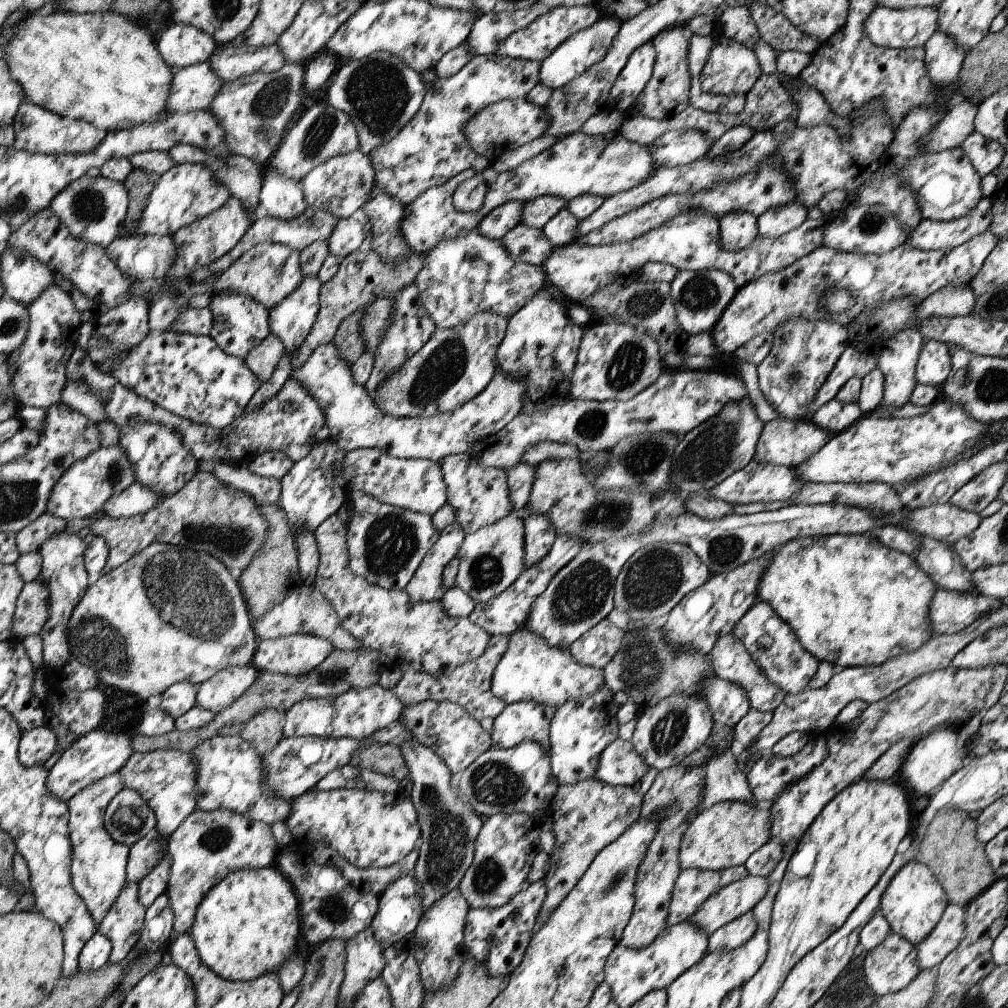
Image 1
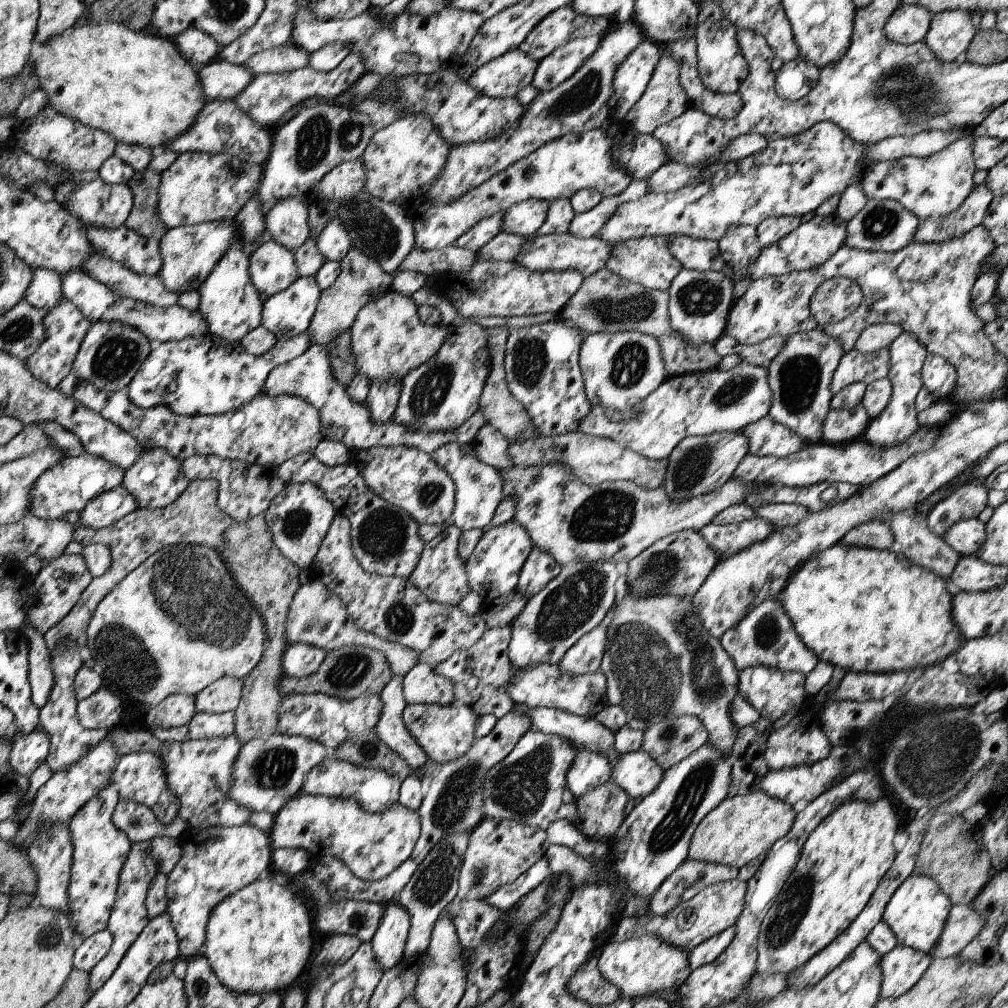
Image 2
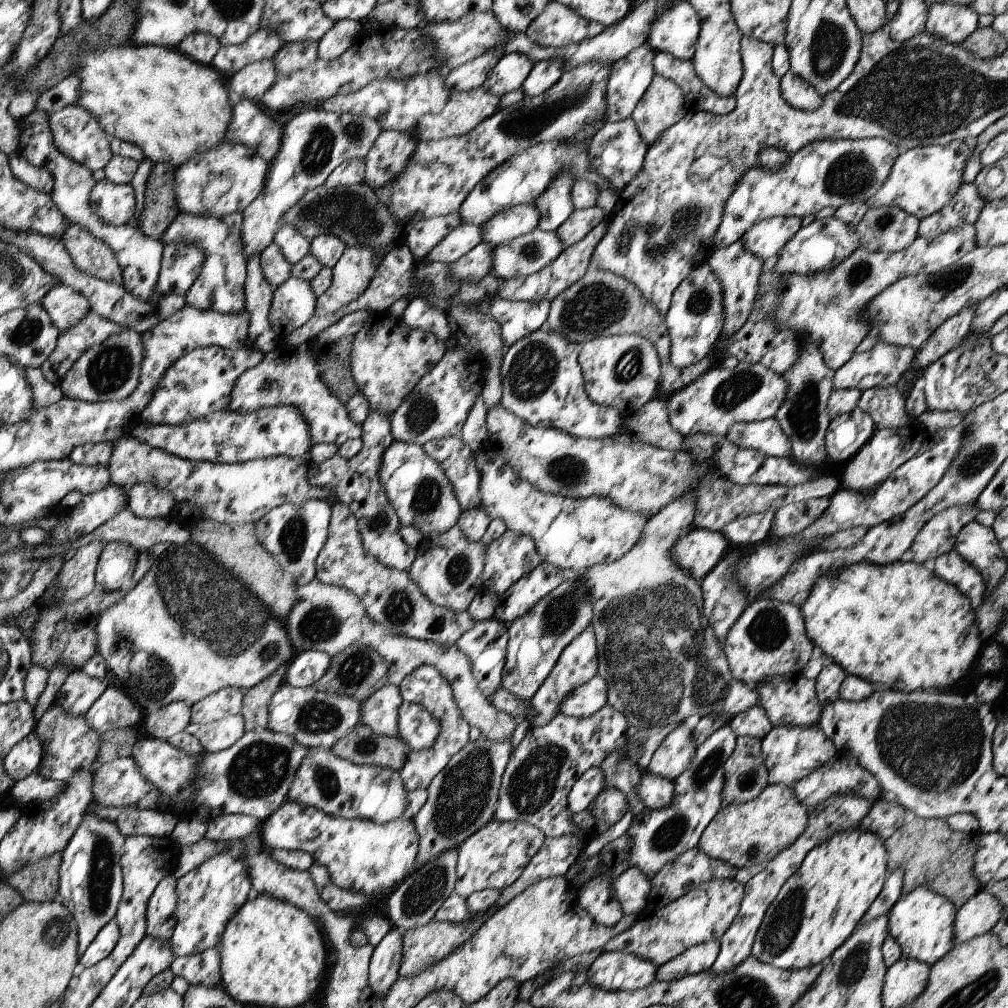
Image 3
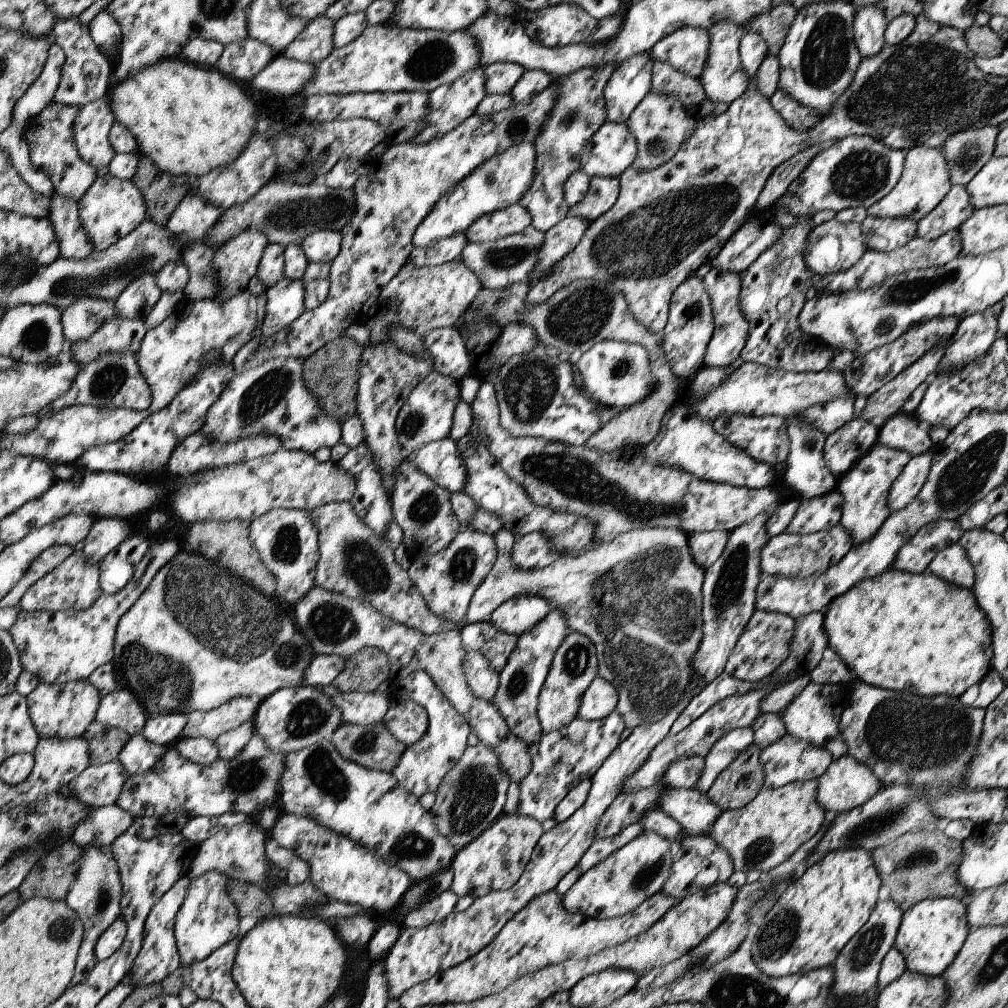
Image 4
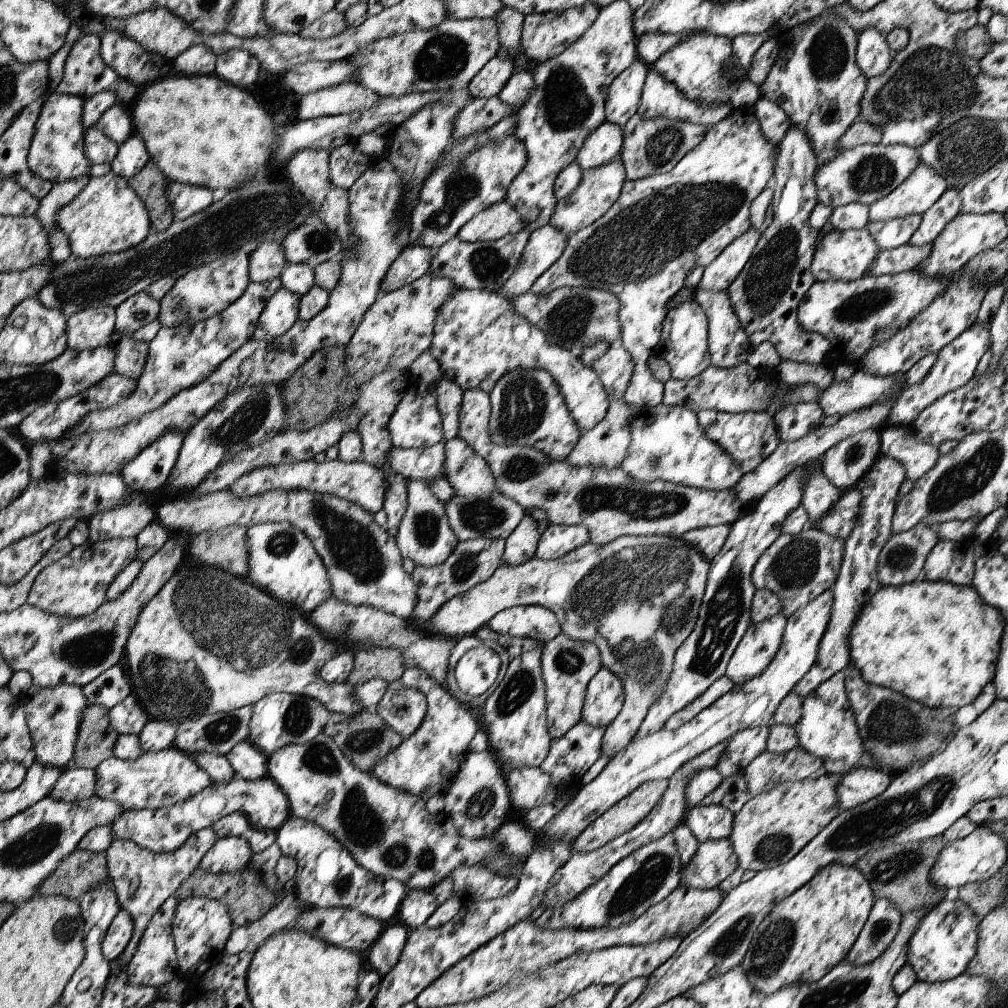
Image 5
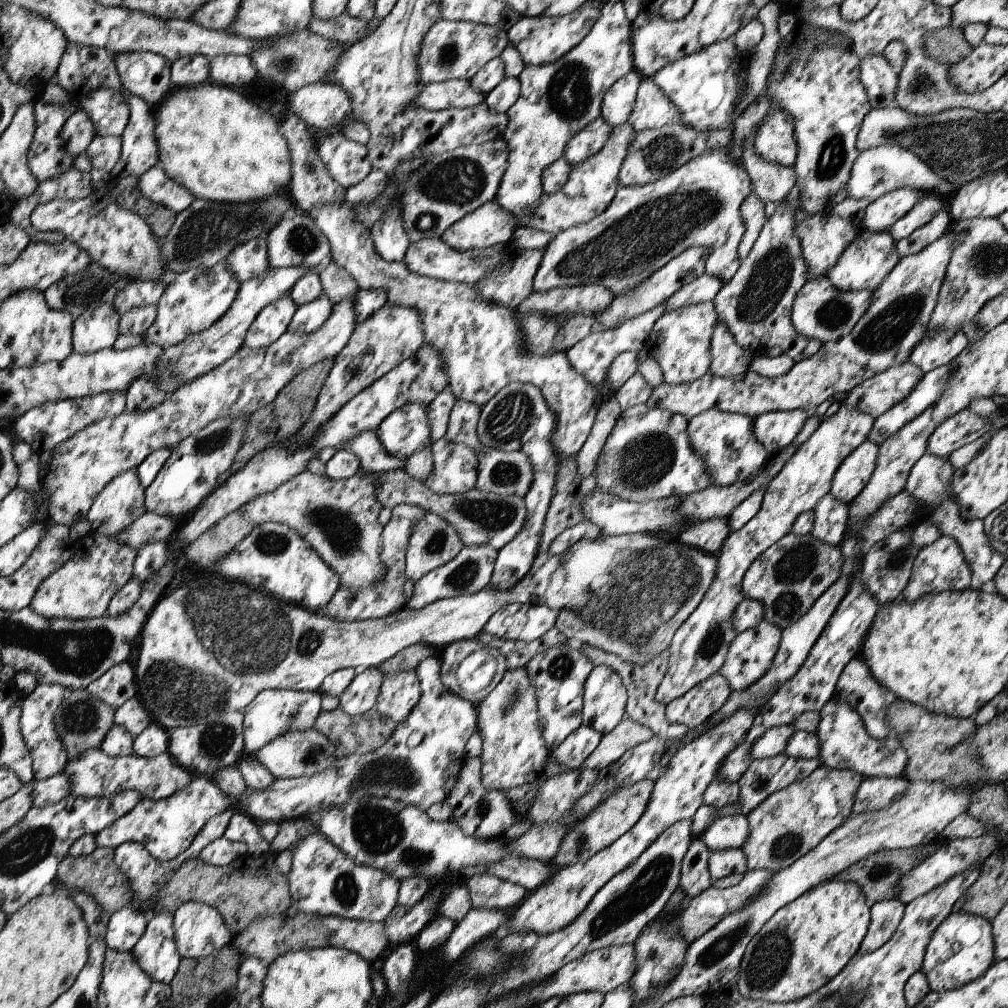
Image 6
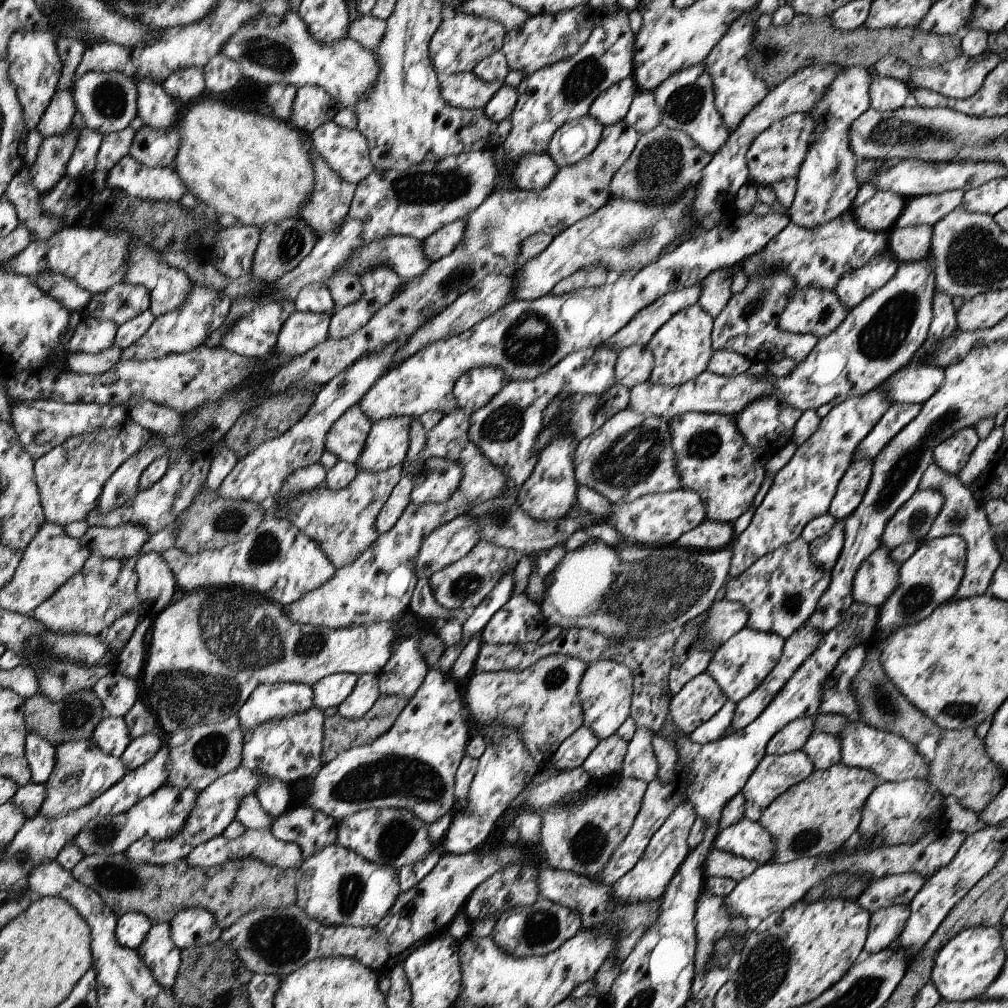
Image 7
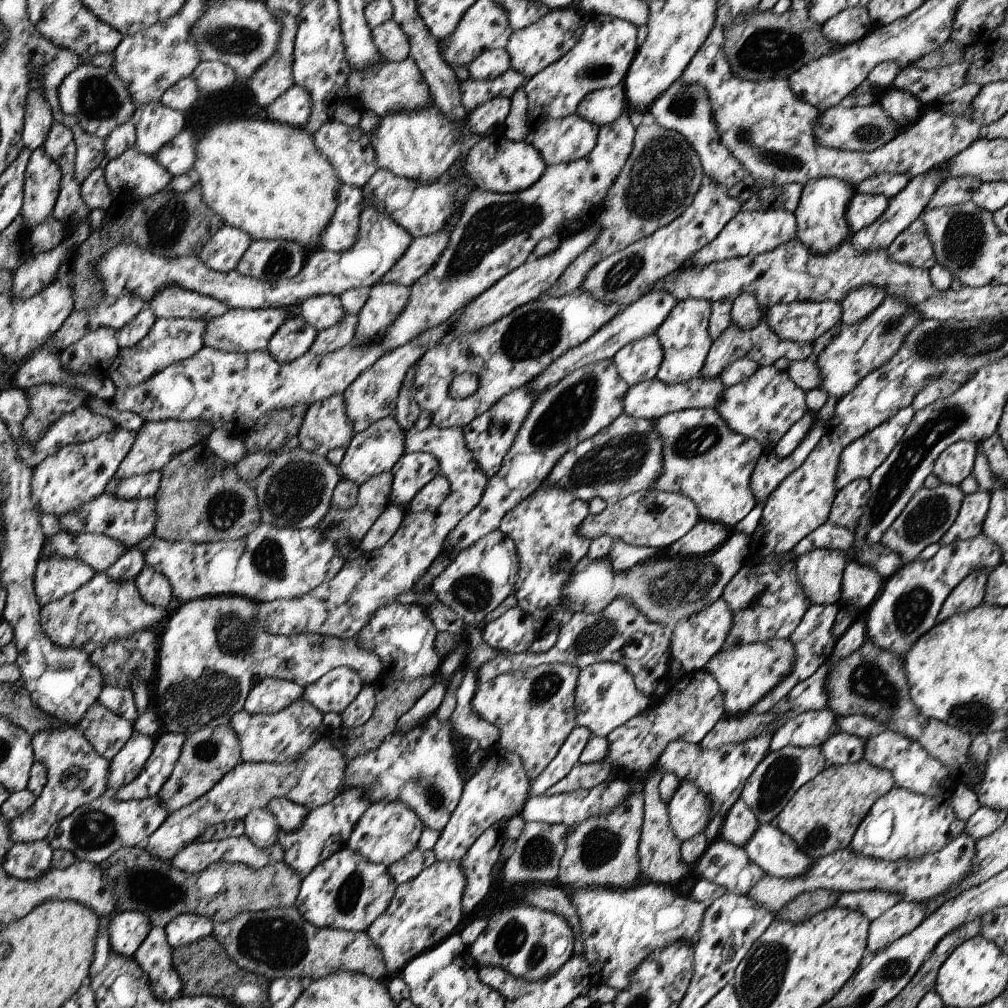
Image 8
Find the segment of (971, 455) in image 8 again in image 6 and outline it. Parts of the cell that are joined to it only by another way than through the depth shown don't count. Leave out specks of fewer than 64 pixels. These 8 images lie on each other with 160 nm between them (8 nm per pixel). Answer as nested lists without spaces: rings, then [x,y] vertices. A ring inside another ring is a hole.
[[[969,408],[961,410],[936,427],[927,440],[927,451],[949,460],[955,450],[976,442],[992,427],[991,421],[974,414]]]

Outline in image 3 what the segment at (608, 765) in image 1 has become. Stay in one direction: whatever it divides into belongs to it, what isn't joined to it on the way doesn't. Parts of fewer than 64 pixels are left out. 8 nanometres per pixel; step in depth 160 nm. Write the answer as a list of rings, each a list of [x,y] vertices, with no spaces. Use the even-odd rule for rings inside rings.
[[[650,770],[642,771],[638,792],[643,803],[650,809],[663,809],[672,804],[675,786],[671,780],[658,777]]]

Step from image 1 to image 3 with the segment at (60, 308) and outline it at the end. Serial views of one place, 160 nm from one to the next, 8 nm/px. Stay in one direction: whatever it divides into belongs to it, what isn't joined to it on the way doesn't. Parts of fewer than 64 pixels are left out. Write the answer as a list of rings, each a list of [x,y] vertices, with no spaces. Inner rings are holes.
[[[93,310],[88,312],[76,326],[70,326],[68,330],[59,330],[60,338],[56,342],[56,350],[52,352],[48,362],[40,366],[44,378],[56,386],[61,386],[63,378],[88,349],[102,344],[108,336],[120,334],[124,330],[130,329],[102,318]]]

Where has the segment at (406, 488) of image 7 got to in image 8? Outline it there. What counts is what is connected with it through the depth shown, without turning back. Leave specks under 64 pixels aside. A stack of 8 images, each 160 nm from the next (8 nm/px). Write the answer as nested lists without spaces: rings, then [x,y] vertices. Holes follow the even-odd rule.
[[[389,504],[375,524],[371,526],[371,529],[368,530],[362,542],[361,550],[370,552],[382,548],[396,534],[404,515],[402,507]]]

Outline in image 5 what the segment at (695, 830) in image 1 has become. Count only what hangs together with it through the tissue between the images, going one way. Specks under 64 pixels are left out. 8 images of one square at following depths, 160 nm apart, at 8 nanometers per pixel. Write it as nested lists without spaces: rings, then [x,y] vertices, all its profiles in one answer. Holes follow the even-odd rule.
[[[822,766],[801,781],[785,782],[751,798],[734,815],[728,840],[738,857],[738,866],[760,872],[792,860],[842,811],[837,797],[841,774],[828,774]]]

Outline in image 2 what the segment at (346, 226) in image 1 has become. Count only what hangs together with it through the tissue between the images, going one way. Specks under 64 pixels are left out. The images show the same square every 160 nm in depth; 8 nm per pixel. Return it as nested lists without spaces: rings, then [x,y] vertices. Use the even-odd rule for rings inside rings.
[[[338,219],[331,221],[316,238],[319,251],[327,261],[341,261],[352,248],[347,228]]]

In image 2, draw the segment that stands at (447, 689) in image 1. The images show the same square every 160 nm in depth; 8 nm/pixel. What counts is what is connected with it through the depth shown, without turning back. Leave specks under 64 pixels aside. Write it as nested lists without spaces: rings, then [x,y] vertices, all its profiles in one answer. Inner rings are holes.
[[[510,626],[489,628],[469,649],[456,651],[434,668],[455,682],[455,702],[469,706],[478,717],[494,714],[499,719],[515,706],[507,691],[514,672],[508,656],[510,639]]]

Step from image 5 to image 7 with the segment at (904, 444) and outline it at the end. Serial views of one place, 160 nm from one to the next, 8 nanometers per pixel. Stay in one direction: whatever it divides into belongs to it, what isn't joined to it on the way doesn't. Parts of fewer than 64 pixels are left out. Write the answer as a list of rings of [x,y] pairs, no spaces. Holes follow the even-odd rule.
[[[935,462],[926,469],[918,489],[940,491],[945,498],[944,506],[933,522],[927,538],[932,540],[957,534],[964,538],[967,544],[965,573],[954,599],[962,600],[984,595],[990,586],[994,571],[1003,561],[1001,554],[997,552],[997,544],[987,519],[985,507],[977,504],[971,490],[964,486],[956,475],[944,472]]]

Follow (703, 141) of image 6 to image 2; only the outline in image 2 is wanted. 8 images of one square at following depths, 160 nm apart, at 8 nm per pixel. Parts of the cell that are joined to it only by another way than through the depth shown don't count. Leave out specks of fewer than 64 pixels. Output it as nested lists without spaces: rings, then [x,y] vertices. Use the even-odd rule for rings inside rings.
[[[663,46],[662,54],[644,94],[636,102],[634,108],[628,111],[624,124],[638,133],[653,134],[654,130],[675,118],[678,118],[690,106],[690,100],[679,81],[680,65]]]

